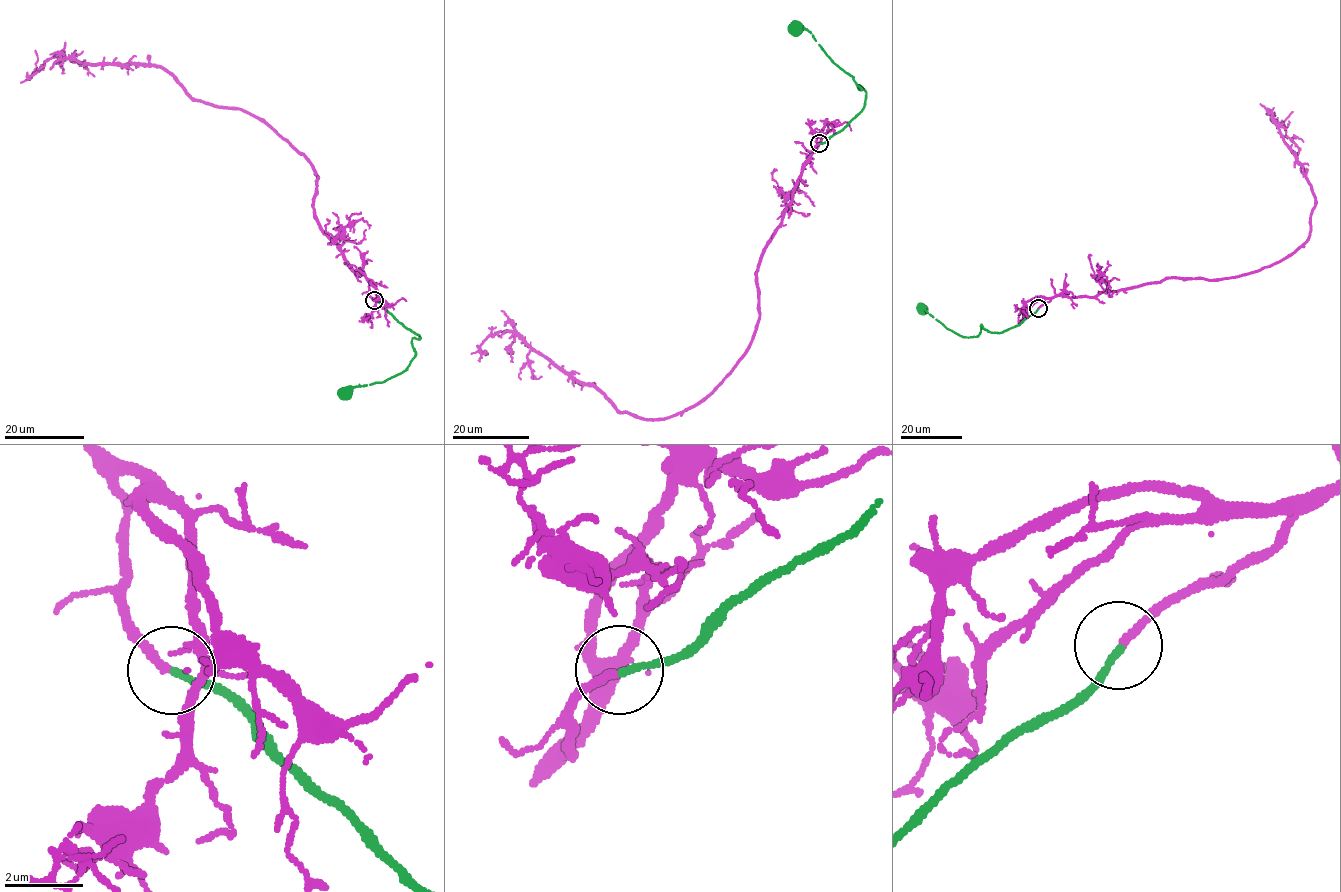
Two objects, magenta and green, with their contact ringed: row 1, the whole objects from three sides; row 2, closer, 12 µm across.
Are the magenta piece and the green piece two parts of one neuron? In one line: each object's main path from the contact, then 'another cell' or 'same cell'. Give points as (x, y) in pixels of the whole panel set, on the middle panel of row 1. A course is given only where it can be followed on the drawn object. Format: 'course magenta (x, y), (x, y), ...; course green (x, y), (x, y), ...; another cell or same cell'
course magenta (819, 143), (758, 265), (752, 342), (695, 404), (669, 417), (622, 412), (512, 332), (489, 335), (485, 355); course green (819, 143), (862, 109), (866, 93), (859, 86), (858, 90), (861, 88), (811, 33), (795, 25); same cell

